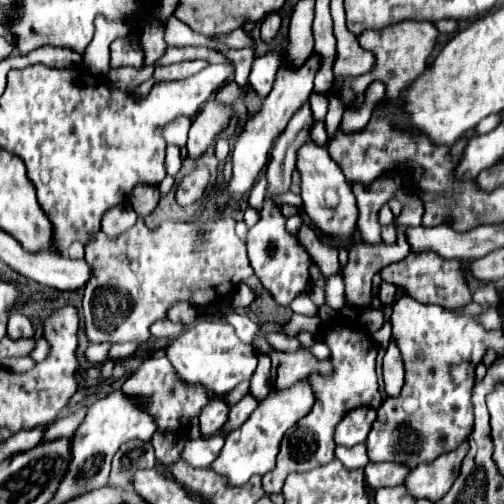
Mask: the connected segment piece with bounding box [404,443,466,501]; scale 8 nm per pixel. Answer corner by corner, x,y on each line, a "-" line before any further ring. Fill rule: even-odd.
466,443
450,451
450,455
440,455
434,463
416,467
404,479
406,491
414,499
428,499
428,501
442,499
450,491
454,479
458,477
460,463
464,457
466,457

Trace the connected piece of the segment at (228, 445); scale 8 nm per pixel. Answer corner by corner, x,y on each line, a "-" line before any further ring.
298,381
290,389
270,391
270,395
252,411
250,419
226,437
220,455
212,461
210,469
222,475
230,487
244,485
252,475
264,475
276,465
276,455
284,433
314,405
314,391
310,391
308,381

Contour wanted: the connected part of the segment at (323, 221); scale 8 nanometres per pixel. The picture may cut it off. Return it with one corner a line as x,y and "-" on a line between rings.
308,141
298,149
298,171
302,175
302,199
304,199
304,211
312,219
312,223
328,235
336,235
340,239
350,239
356,231
356,219
358,219
358,207
356,197
352,193
350,183
342,175
342,169
334,159
330,159
328,149
314,145

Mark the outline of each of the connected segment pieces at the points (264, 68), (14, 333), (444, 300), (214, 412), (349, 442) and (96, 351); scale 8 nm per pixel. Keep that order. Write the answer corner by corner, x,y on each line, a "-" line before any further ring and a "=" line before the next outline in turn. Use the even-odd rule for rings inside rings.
282,45
274,47
272,51
268,51
266,55
258,57
254,61
248,81
250,81
252,89
260,95
260,99
266,99
266,95
270,93
280,65
282,65
=
10,315
10,321
8,321
8,337
12,341
16,339
32,339
34,337
34,325
32,321
26,317
26,315
=
434,253
408,255
402,261
386,265
380,271
380,275
384,281
388,281
396,287
402,287
412,299
418,299
422,303
440,305
444,309
458,309
458,307
464,307
472,301
470,289
464,279
464,271
460,267
460,261
456,261
456,259
448,261
448,259
442,259
440,255
434,255
=
212,395
210,403
202,409
202,415
198,417
198,421
200,421
200,433
206,435
206,437
218,433
222,429
222,425
226,423
228,411
230,411
230,407
224,403
224,399
=
358,407
352,413
346,413
334,433
336,445
354,447
358,443
364,443
374,419
376,419
376,411
372,407
=
88,345
88,349
84,351
84,359
94,367
94,365
102,365
106,361
110,345

